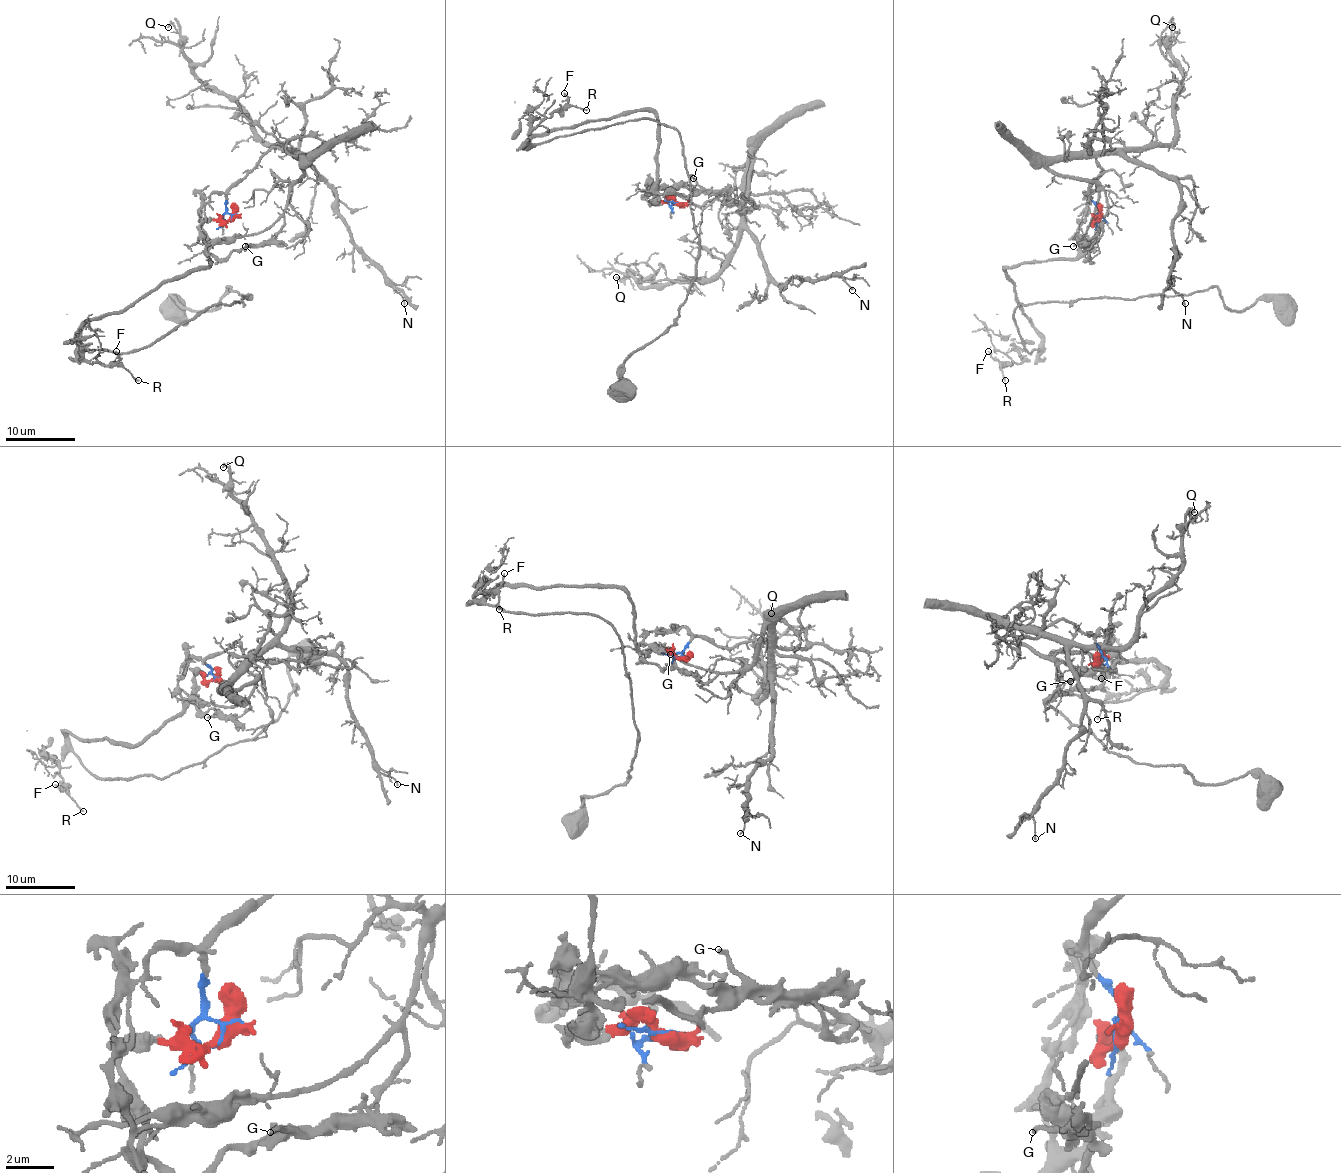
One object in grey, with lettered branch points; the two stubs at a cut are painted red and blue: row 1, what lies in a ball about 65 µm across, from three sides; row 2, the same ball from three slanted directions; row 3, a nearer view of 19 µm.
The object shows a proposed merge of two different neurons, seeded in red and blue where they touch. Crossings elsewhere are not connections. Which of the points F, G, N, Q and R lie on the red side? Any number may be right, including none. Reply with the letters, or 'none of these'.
F, G, R

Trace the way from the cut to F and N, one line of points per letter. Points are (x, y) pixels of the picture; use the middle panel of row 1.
F: (679, 203), (651, 203), (658, 179), (652, 112), (553, 128), (526, 146), (528, 135), (567, 102), (563, 93)
N: (679, 202), (675, 195), (696, 205), (738, 188), (742, 226), (780, 286), (792, 277), (840, 275), (852, 289)

